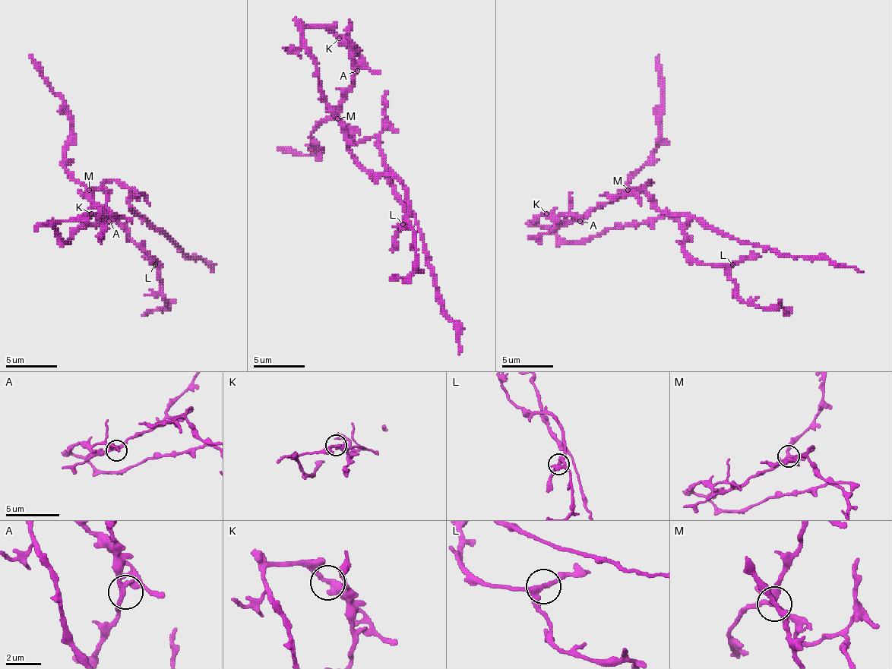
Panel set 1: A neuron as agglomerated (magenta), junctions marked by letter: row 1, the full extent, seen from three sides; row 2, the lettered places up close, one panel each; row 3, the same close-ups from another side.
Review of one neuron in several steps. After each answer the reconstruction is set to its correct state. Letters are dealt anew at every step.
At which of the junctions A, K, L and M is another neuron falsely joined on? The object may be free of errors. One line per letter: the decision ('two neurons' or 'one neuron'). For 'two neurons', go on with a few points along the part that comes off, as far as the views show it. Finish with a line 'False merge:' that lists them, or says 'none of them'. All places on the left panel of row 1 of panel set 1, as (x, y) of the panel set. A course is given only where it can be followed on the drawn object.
A: one neuron
K: one neuron
L: one neuron
M: one neuron
False merge: none of them

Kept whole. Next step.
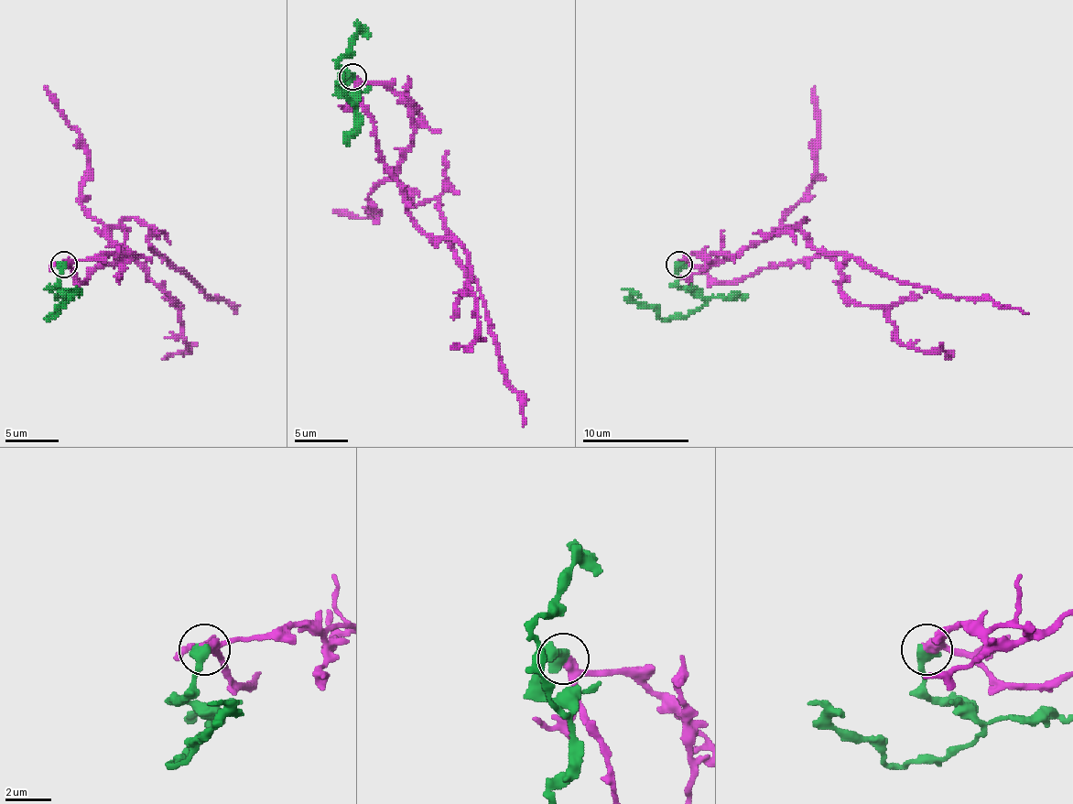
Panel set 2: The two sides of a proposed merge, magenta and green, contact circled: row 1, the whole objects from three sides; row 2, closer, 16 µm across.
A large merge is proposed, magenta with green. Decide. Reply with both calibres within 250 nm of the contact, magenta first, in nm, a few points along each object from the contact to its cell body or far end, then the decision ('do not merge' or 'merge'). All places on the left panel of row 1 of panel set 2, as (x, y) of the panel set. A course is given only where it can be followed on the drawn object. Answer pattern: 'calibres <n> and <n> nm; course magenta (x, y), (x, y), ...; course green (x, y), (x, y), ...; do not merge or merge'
calibres 320 and 600 nm; course magenta (66, 265), (113, 255), (122, 260), (108, 231), (137, 217), (154, 249), (210, 297), (223, 297), (233, 313); course green (63, 265), (60, 281), (52, 287), (66, 299), (49, 319), (70, 297), (69, 289); do not merge

